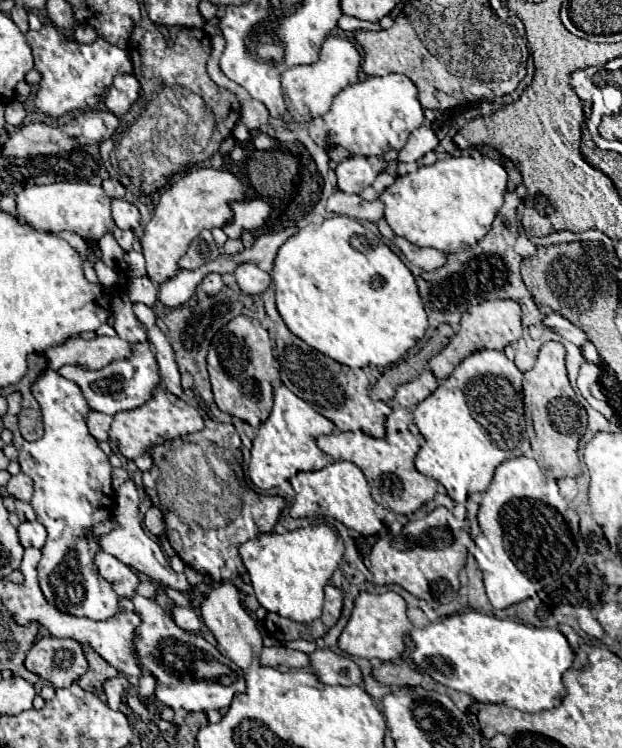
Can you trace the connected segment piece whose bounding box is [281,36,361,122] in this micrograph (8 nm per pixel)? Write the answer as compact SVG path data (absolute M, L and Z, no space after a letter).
M327 36L327 40L321 46L319 62L305 64L305 66L293 66L293 68L285 70L285 74L281 74L283 96L285 96L285 104L287 104L287 114L291 116L291 120L309 122L315 116L329 112L333 96L359 80L357 78L359 66L361 66L361 56L347 38Z

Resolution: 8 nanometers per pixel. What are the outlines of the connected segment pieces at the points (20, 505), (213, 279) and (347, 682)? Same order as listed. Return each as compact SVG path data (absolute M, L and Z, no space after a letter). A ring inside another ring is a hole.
M17 500L15 502L15 514L21 518L21 520L35 520L35 512L33 512L33 508L31 508L31 504L29 502L21 502L21 500Z
M207 274L199 286L205 294L213 296L213 294L219 294L223 290L223 280L221 280L221 274Z
M315 650L311 654L311 670L319 676L323 684L353 686L363 684L361 668L347 656L339 656L331 650Z

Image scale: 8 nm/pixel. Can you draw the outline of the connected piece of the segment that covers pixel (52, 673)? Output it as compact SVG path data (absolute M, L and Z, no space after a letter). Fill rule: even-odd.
M39 638L25 658L25 668L51 682L55 688L71 686L87 672L81 644L71 638Z

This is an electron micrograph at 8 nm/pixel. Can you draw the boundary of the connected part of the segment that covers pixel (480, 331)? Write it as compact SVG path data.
M487 300L483 304L471 306L463 316L461 316L461 330L453 340L441 350L437 356L429 360L431 372L435 378L447 378L459 362L463 362L467 356L471 356L475 350L483 348L493 348L493 350L503 350L507 344L517 342L521 338L521 308L513 300Z

